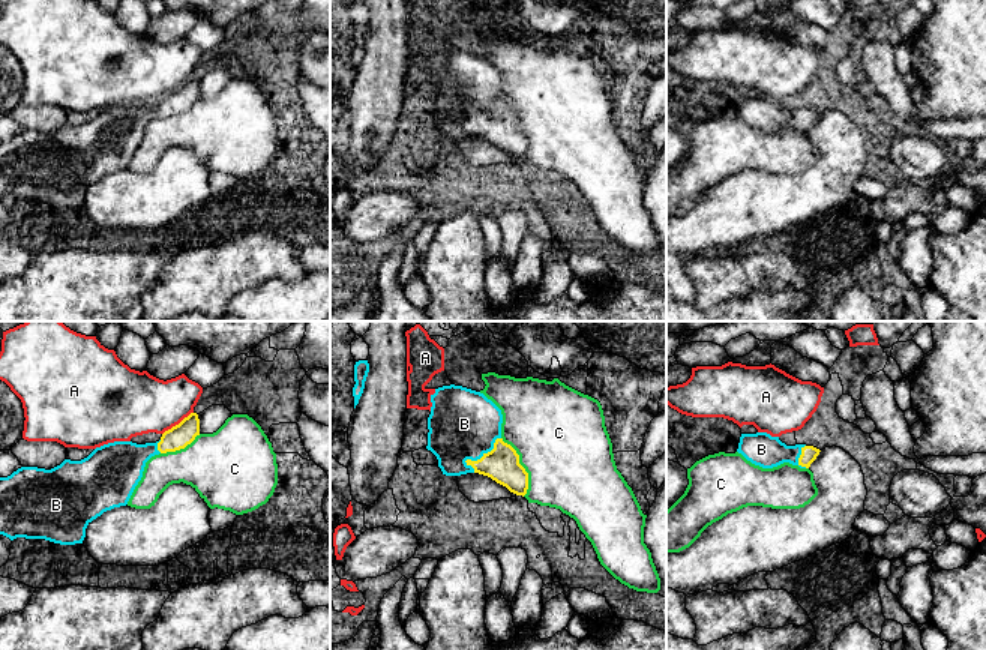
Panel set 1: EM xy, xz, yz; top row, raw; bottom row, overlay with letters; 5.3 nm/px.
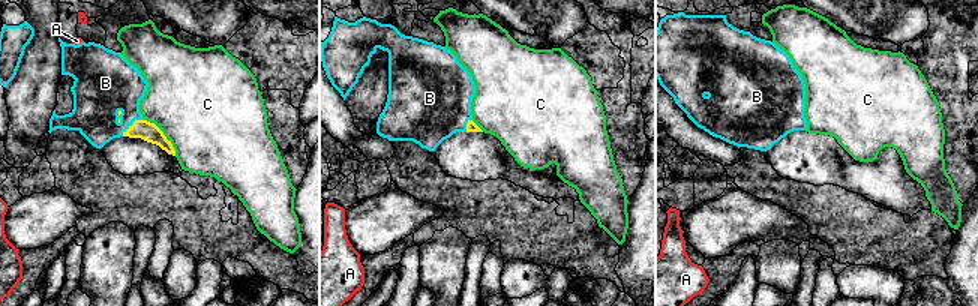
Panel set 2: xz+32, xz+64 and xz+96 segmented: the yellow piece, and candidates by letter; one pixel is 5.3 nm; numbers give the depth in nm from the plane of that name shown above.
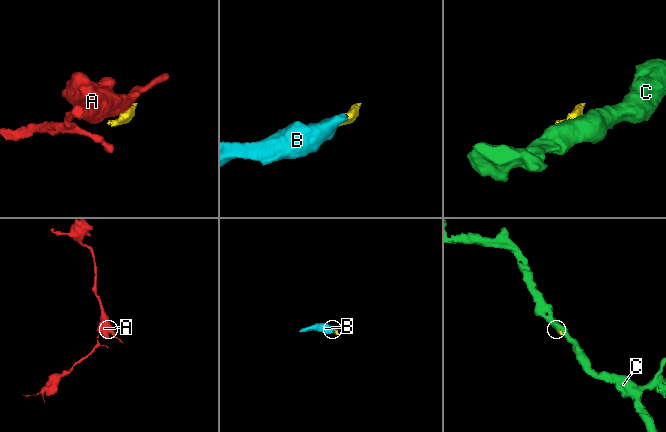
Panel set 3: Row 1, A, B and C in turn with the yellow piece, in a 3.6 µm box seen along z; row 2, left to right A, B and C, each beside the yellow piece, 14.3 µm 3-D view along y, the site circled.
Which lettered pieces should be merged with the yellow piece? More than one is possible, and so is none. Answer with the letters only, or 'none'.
B

